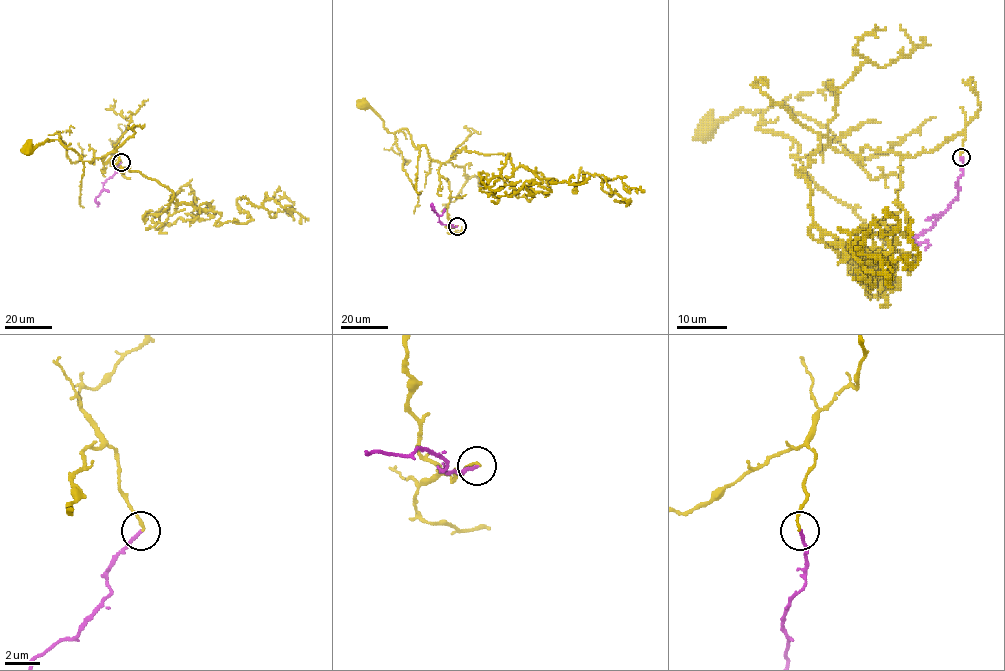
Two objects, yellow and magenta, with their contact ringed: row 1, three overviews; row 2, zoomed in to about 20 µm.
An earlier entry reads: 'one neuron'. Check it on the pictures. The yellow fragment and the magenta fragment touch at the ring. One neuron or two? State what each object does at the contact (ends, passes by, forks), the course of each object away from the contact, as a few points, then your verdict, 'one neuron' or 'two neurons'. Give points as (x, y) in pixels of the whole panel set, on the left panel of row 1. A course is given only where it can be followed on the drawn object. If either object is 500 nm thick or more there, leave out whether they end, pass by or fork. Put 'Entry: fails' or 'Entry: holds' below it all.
yellow ends; magenta ends; course yellow (121, 162), (114, 151), (113, 162), (112, 157), (104, 164), (105, 157), (83, 161), (58, 140), (28, 150); course magenta (121, 162), (95, 197), (97, 206); two neurons
Entry: fails

